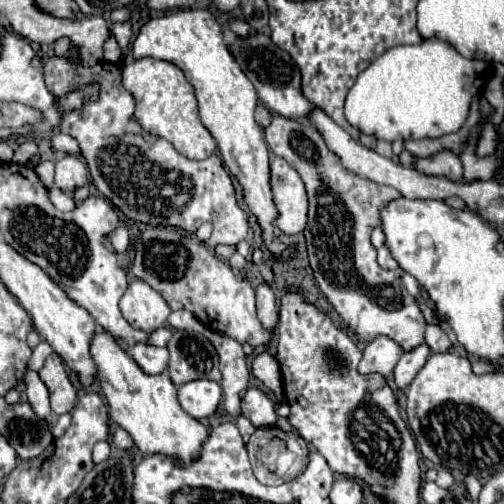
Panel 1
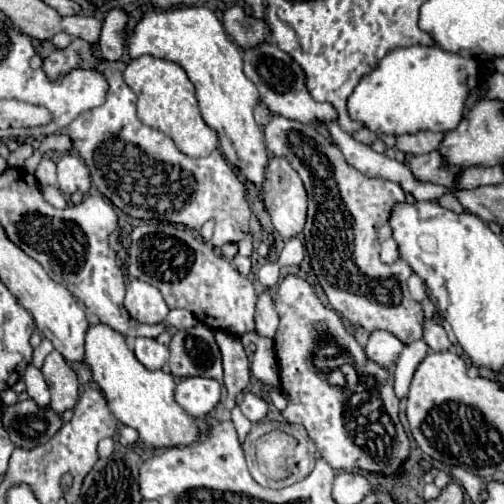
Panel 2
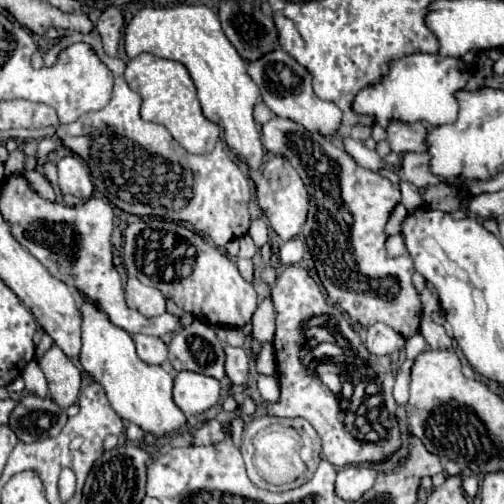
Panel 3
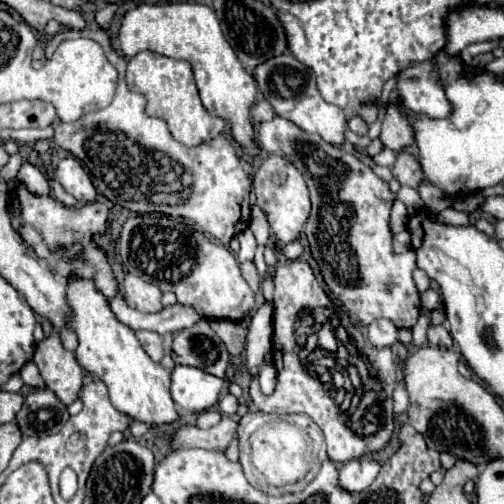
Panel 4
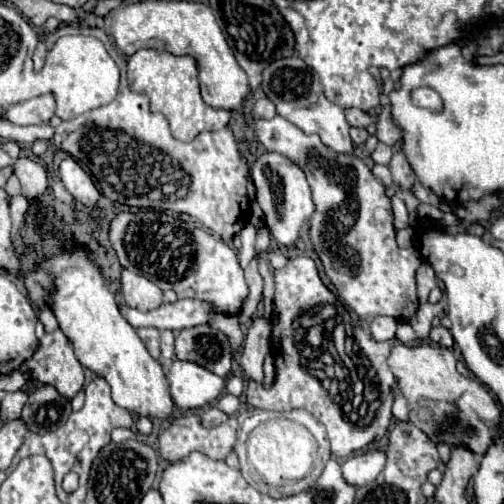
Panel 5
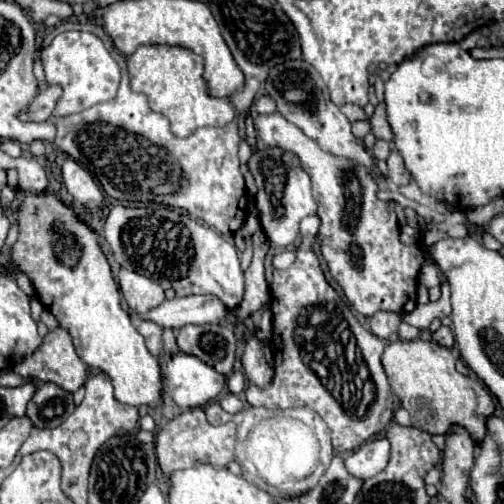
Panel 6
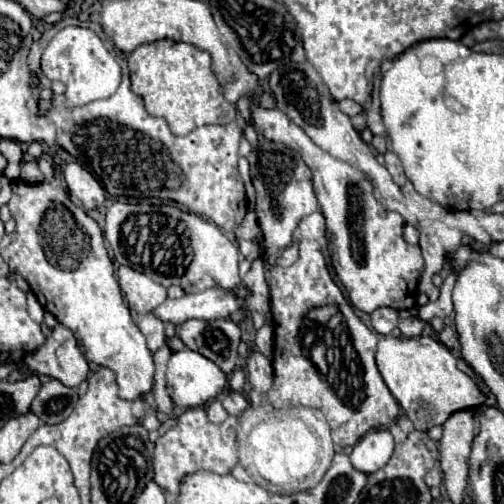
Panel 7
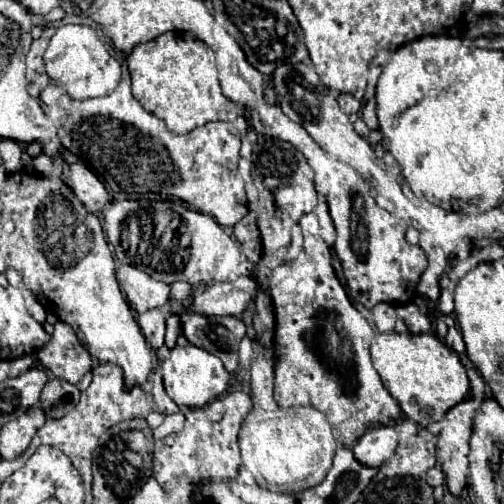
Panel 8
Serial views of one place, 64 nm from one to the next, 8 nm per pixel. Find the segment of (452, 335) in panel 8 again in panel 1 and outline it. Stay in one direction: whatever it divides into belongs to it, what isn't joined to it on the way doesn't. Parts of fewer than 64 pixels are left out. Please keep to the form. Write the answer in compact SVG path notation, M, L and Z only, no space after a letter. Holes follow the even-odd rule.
M428 324L426 326L426 344L430 346L432 352L446 352L450 348L450 340L438 324Z

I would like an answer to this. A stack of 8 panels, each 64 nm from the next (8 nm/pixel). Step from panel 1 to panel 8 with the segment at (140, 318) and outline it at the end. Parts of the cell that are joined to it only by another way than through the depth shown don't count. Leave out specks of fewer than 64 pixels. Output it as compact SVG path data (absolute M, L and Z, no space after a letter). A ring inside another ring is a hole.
M120 266L118 268L118 284L122 294L128 300L128 306L136 310L138 314L158 308L164 314L168 312L168 300L170 298L170 286L150 278L138 268L132 266Z

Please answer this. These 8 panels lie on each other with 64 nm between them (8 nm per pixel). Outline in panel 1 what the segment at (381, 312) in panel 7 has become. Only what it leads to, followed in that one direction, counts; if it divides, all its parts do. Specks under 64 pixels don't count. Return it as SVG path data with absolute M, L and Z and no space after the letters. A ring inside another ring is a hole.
M376 336L376 340L368 342L368 346L364 348L364 358L362 358L358 370L362 374L380 372L382 376L388 376L394 370L402 352L404 350L400 348L400 344L396 344L392 338Z

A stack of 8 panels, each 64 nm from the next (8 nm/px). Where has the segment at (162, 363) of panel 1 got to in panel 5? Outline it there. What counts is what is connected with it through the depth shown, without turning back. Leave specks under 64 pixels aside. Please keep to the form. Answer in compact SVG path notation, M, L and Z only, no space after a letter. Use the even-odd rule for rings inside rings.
M138 328L136 332L142 338L142 342L146 344L152 358L158 360L160 358L160 330L158 328Z

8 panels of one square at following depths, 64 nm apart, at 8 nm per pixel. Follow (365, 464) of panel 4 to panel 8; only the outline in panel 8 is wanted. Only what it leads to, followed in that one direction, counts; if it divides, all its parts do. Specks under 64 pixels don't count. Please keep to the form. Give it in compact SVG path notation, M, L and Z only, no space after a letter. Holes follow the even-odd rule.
M376 426L364 432L364 436L352 446L352 454L366 466L380 468L396 452L398 432L394 426Z

